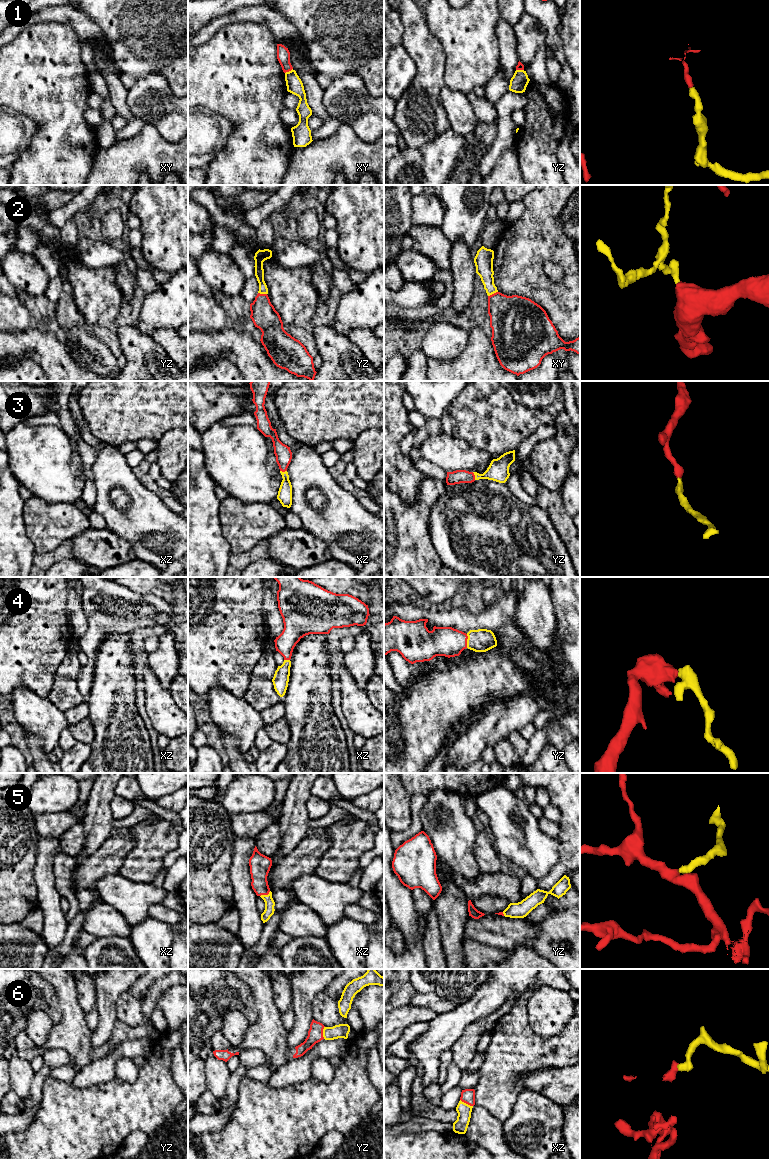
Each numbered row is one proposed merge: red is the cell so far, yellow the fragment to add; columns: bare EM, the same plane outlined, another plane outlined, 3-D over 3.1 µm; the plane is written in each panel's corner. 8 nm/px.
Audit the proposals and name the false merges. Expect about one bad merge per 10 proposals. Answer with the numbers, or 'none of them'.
none of them

